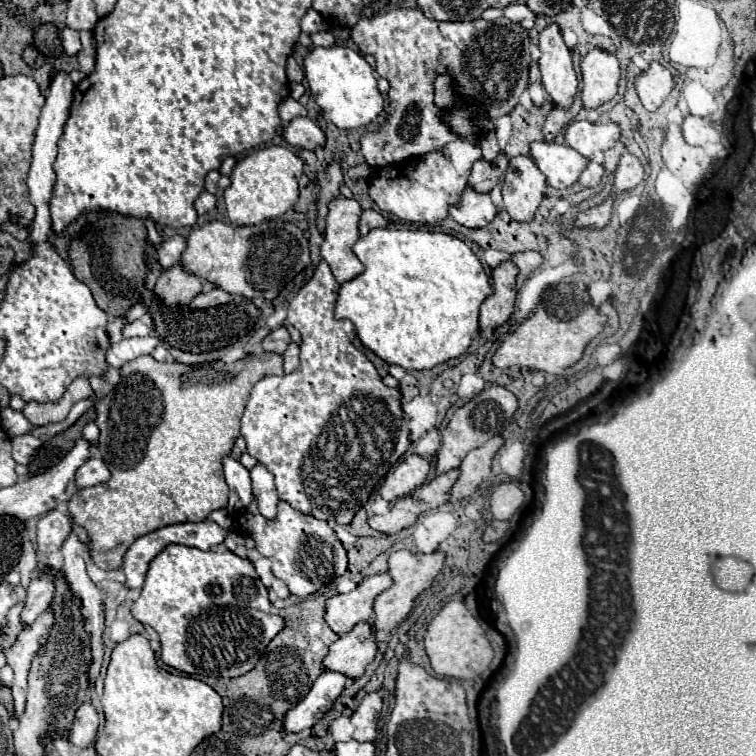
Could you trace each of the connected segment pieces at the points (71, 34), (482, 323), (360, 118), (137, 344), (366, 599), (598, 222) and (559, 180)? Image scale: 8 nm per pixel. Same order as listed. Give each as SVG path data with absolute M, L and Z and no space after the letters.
M65 27L61 31L61 41L63 41L63 47L65 47L65 53L67 55L77 55L81 51L81 41L79 41L79 33L75 29L69 29Z
M509 261L493 269L493 289L495 291L481 305L481 311L479 311L479 329L481 331L487 327L499 327L511 317L515 295L517 295L515 275L517 275L517 269Z
M315 47L305 57L305 77L311 95L321 107L323 117L339 129L359 129L371 125L383 111L383 95L377 89L377 79L363 55L347 47Z
M155 331L149 337L129 337L121 339L119 343L113 343L107 351L107 361L113 367L121 367L127 361L137 359L139 355L149 355L159 345L159 337L155 337Z
M387 573L365 577L357 589L349 593L339 593L327 601L327 613L325 621L327 625L343 635L349 633L359 621L369 621L373 617L373 601L375 597L389 589L393 585L393 579Z
M607 199L603 205L593 207L577 217L577 225L593 225L593 227L605 227L611 219L611 205L613 201Z
M555 141L531 143L531 155L535 165L547 177L547 183L555 189L567 189L577 183L579 175L589 163L589 159L579 155L573 147Z

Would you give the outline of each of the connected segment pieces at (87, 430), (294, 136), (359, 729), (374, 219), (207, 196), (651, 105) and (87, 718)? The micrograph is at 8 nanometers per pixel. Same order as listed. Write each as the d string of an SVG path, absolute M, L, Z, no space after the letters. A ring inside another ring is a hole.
M89 423L89 425L85 425L83 427L83 437L85 437L85 441L89 441L89 445L91 445L91 451L93 451L93 455L95 455L95 443L97 443L97 439L99 439L99 429L97 429L97 425L95 423Z
M297 117L293 119L285 131L283 137L289 145L301 147L301 149L309 149L313 151L319 145L325 145L325 133L319 125L315 125L309 117Z
M367 693L357 711L351 715L351 723L355 727L353 739L357 741L373 741L377 735L377 715L381 713L383 701L377 693Z
M373 209L363 211L361 223L359 223L361 235L367 235L371 229L379 229L379 227L387 227L387 219L379 211L373 211Z
M201 191L201 195L195 201L195 207L197 207L199 215L205 215L207 211L211 211L215 207L215 195L209 191Z
M653 61L651 67L635 79L635 87L637 87L643 107L647 111L655 111L661 107L661 103L673 91L675 77L671 75L671 71L665 65Z
M89 701L83 703L75 713L69 741L77 747L91 747L95 741L95 735L97 735L97 725L99 725L99 717L97 717L93 705Z

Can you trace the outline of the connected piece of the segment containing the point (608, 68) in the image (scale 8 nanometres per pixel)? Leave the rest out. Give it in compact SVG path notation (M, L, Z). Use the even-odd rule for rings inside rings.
M597 47L591 49L581 59L581 71L583 71L581 97L587 109L595 109L617 95L621 71L619 71L619 61L613 53L607 53Z

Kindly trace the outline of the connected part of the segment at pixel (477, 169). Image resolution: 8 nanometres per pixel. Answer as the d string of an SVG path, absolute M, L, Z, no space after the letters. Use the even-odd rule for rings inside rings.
M499 153L495 157L495 161L485 161L485 159L477 159L473 163L471 175L469 175L469 185L473 189L479 189L481 193L489 193L505 175L509 161L505 157L505 153Z

